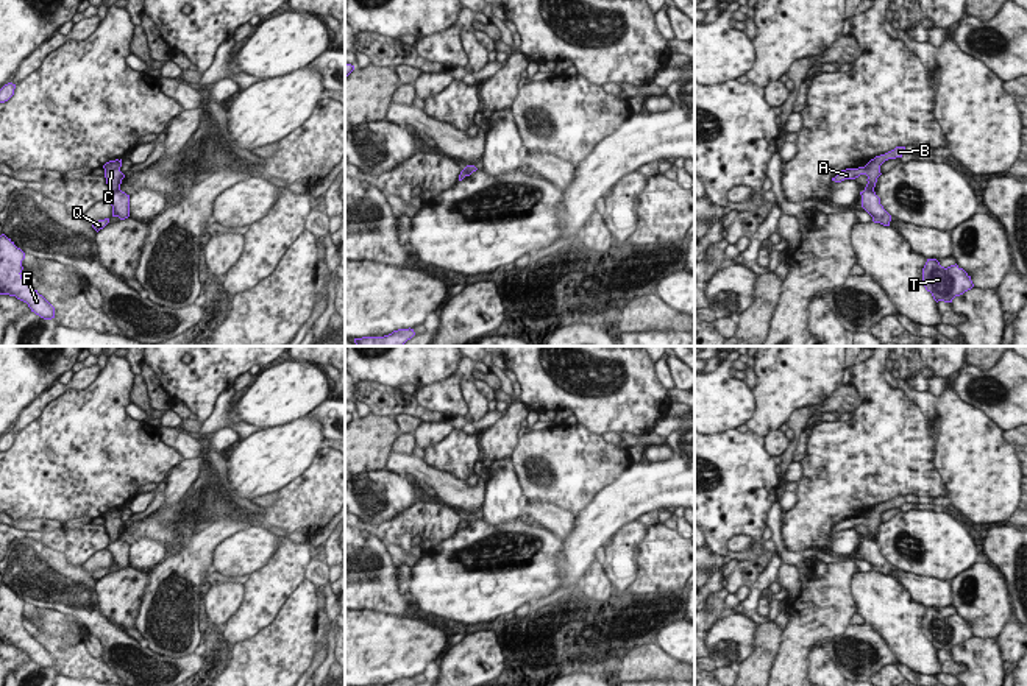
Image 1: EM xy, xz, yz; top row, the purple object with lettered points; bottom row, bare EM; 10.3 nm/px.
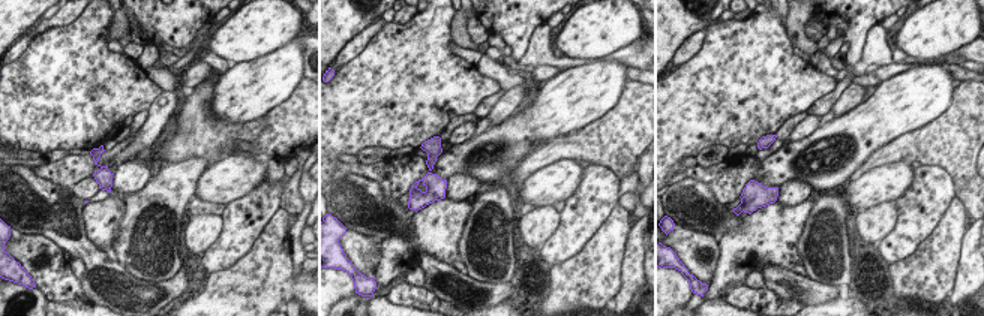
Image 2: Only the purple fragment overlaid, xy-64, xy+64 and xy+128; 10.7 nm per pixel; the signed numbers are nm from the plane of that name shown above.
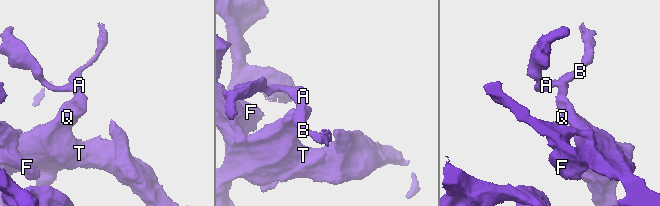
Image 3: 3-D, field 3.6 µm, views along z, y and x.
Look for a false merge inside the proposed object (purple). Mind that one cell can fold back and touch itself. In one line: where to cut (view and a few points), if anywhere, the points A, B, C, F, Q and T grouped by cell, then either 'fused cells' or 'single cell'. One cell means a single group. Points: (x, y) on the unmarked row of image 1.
cut xy (119, 537), (111, 543); groups A B C / F Q T; fused cells

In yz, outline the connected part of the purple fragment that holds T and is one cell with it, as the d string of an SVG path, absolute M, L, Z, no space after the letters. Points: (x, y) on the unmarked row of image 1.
M927 608L922 617L922 633L936 652L952 652L955 645L974 636L971 625L963 617L957 613L944 617L936 608Z

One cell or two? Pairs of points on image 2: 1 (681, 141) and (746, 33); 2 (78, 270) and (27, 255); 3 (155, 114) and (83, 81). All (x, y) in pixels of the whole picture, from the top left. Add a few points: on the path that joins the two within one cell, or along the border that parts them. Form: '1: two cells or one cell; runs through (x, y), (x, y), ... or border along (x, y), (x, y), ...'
1: one cell; runs through (696, 114), (746, 65), (746, 60)
2: two cells; border along (68, 264), (78, 280)
3: two cells; border along (162, 90), (146, 110)

